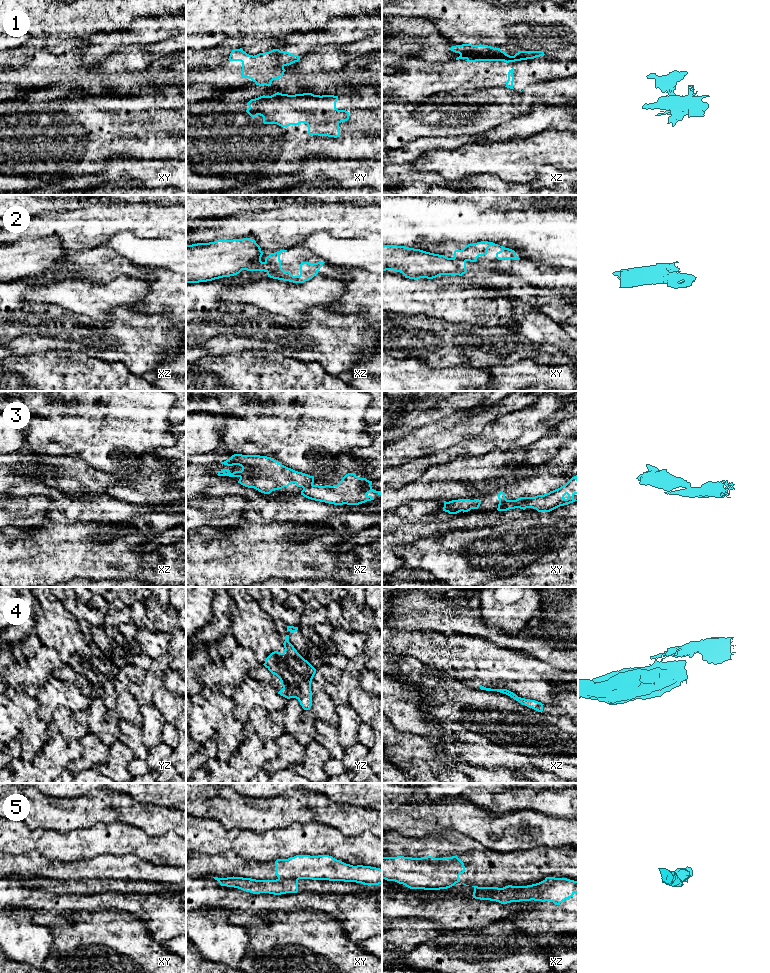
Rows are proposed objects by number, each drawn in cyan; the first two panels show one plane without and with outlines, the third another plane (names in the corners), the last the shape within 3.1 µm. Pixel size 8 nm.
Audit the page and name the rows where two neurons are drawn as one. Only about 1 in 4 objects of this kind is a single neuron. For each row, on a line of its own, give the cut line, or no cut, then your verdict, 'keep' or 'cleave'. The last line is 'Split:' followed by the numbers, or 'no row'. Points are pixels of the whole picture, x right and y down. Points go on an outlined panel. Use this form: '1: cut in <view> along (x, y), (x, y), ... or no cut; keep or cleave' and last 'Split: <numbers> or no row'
1: cut in xz along (467, 58), (477, 60); cleave
2: cut in xy along (454, 257), (466, 260); cleave
3: cut in xz along (312, 484), (303, 488); cleave
4: cut in yz along (285, 639), (288, 641); cleave
5: cut in xy along (278, 877), (291, 877), (297, 880); cleave
Split: 1, 2, 3, 4, 5

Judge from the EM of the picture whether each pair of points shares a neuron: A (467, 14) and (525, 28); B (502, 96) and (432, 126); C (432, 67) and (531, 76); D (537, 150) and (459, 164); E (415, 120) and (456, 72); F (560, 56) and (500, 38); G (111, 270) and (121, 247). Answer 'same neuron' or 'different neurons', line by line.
A: same neuron
B: same neuron
C: same neuron
D: same neuron
E: different neurons
F: different neurons
G: different neurons

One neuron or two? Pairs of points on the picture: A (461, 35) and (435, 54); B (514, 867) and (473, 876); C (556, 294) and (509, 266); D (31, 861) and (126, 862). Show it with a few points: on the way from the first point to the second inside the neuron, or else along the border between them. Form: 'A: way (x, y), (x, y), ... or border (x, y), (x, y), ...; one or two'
A: border (435, 25), (440, 34), (457, 44); two
B: way (504, 869), (488, 869), (483, 872); one
C: border (526, 285), (567, 289); two
D: way (55, 869), (102, 867); one

